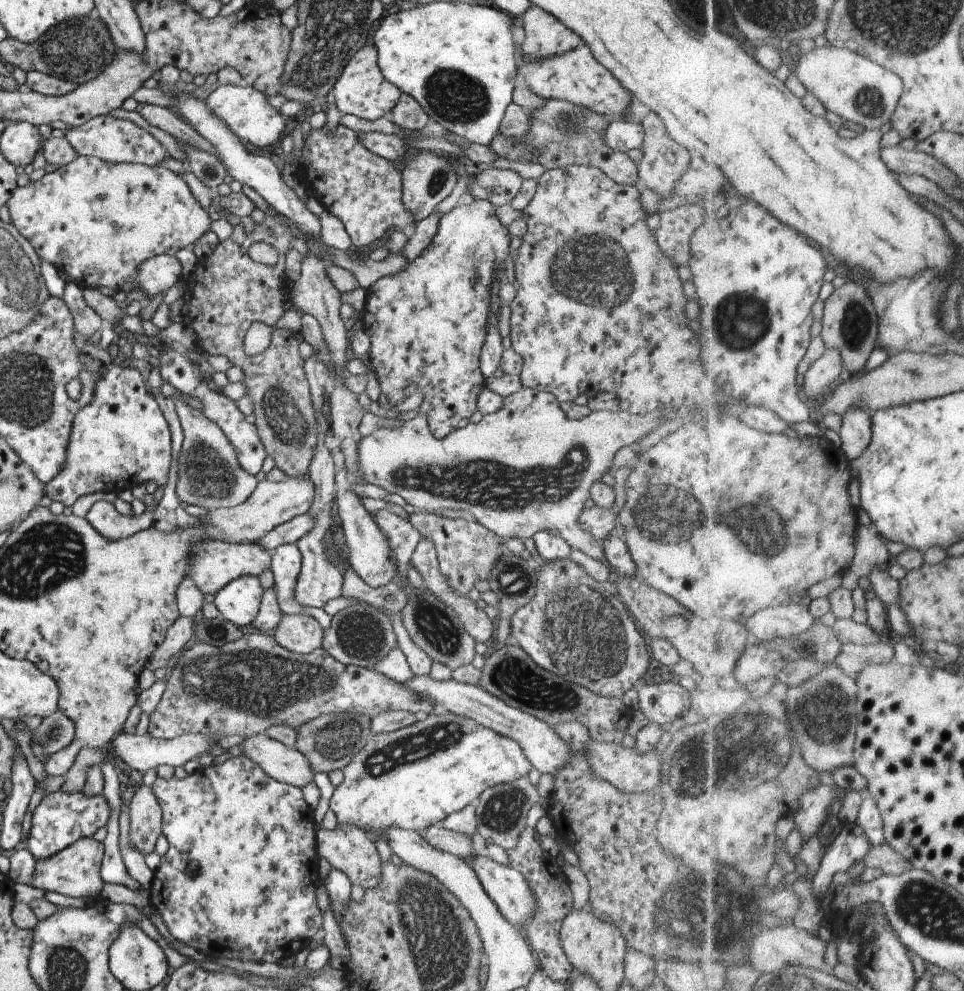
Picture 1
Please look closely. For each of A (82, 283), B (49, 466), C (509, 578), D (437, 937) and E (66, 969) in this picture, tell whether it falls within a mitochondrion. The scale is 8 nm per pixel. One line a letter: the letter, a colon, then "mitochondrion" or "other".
A: other
B: other
C: mitochondrion
D: mitochondrion
E: mitochondrion

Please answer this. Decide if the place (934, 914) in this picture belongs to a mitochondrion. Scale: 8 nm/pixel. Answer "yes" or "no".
yes

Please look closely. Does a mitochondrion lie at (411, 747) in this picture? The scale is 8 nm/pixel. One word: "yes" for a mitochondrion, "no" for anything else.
yes

